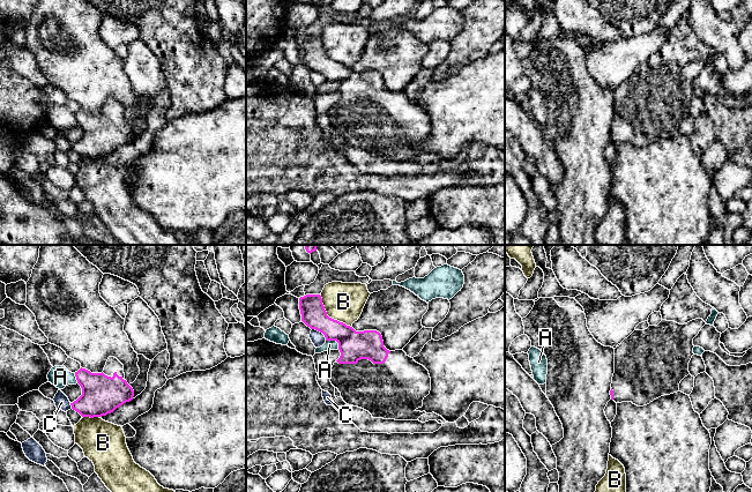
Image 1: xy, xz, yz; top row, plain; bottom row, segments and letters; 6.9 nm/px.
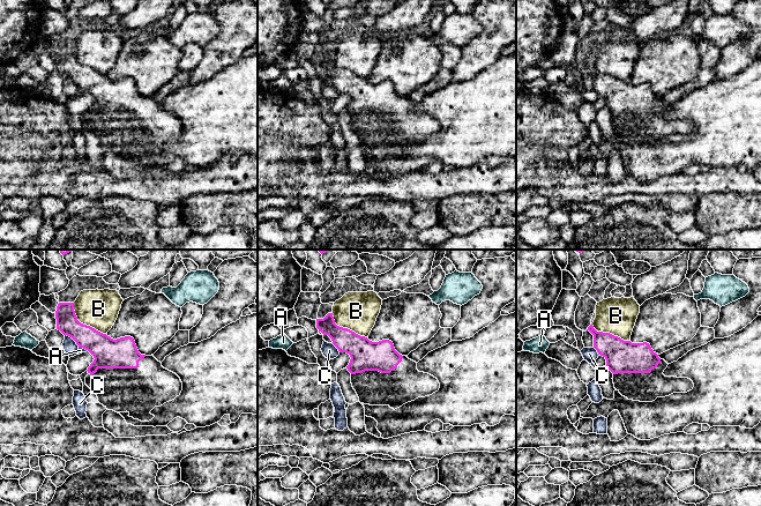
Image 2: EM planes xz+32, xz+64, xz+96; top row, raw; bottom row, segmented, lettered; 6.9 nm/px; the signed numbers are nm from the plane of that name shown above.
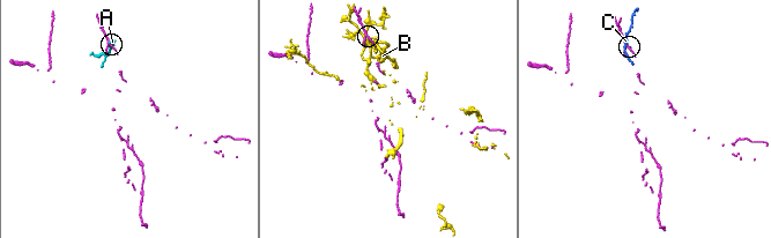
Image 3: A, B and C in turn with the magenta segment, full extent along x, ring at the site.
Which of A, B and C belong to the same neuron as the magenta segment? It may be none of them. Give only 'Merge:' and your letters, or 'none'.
Merge: none

